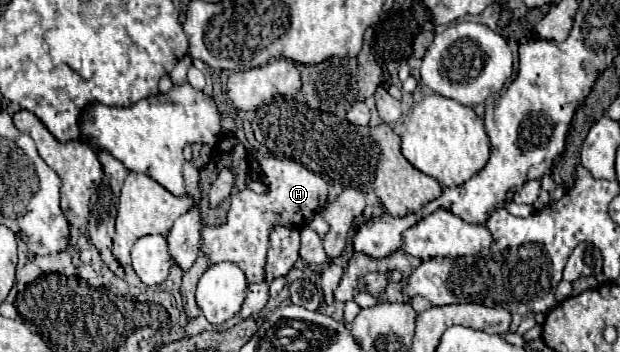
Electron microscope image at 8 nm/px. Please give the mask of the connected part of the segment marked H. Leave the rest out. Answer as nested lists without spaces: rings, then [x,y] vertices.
[[[263,157],[259,159],[259,165],[263,169],[263,183],[267,191],[263,195],[257,195],[253,191],[241,191],[233,197],[231,209],[227,213],[227,221],[219,227],[203,227],[203,253],[209,259],[209,265],[221,263],[221,261],[231,261],[239,265],[247,277],[247,283],[261,283],[265,279],[265,257],[267,257],[267,245],[269,245],[269,233],[281,225],[281,227],[305,227],[315,213],[319,213],[327,205],[327,195],[329,195],[329,185],[325,179],[309,171],[307,167],[291,161],[291,159],[277,159],[277,157]]]

